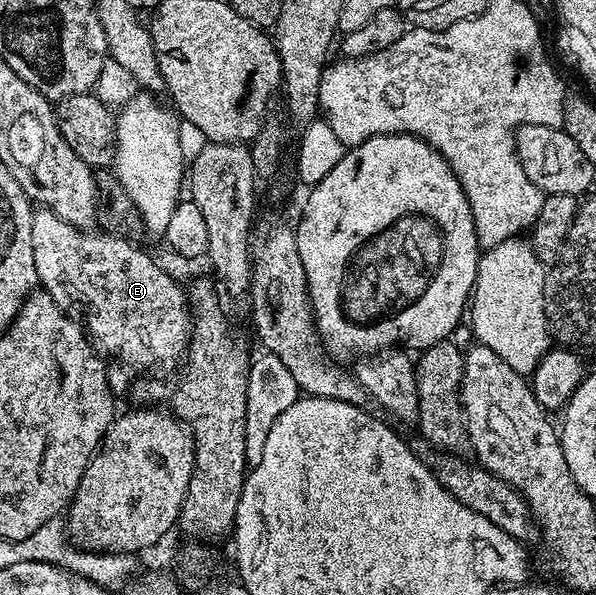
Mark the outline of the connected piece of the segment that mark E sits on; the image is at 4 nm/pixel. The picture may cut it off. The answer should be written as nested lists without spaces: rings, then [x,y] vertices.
[[[39,207],[31,215],[33,235],[33,263],[37,267],[39,285],[58,305],[66,310],[83,312],[85,332],[94,348],[108,358],[120,357],[127,365],[139,371],[171,369],[180,364],[191,340],[193,314],[187,304],[184,286],[178,285],[149,254],[138,249],[138,244],[125,237],[112,237],[102,231],[78,229],[53,211]]]

